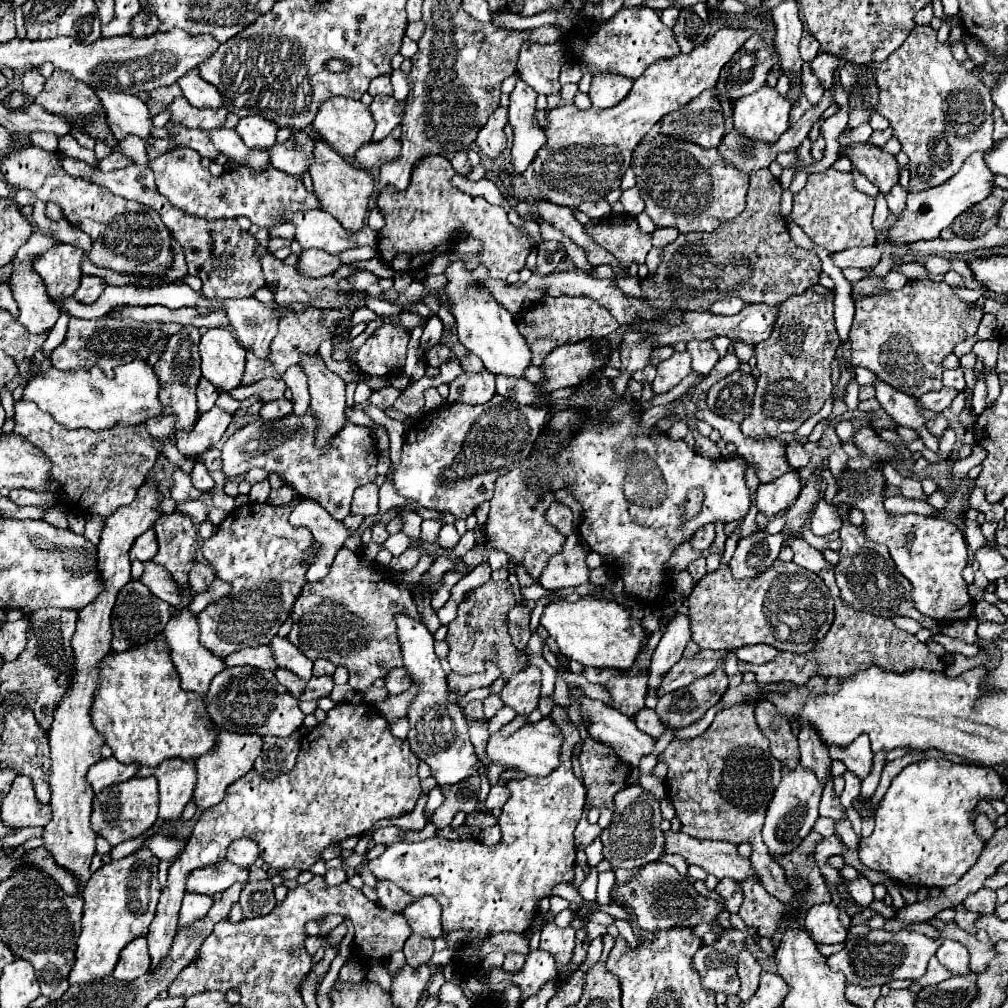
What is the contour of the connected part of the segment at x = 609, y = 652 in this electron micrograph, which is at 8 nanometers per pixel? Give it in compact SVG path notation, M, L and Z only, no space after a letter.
M578 598L576 602L552 602L544 608L540 624L556 638L556 644L566 658L578 660L584 666L606 666L618 670L628 670L634 664L638 650L648 636L644 626L630 616L630 610L608 600Z

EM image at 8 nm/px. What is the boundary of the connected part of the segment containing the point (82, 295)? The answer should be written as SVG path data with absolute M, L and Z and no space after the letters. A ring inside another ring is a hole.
M82 276L82 282L80 282L74 298L82 304L94 304L98 300L98 294L102 294L104 288L106 288L106 282L102 282L102 278Z

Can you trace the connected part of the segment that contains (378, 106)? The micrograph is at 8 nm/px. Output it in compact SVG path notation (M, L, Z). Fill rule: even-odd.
M374 96L374 102L370 104L370 112L376 122L372 140L380 142L402 122L404 102L396 102L392 96Z

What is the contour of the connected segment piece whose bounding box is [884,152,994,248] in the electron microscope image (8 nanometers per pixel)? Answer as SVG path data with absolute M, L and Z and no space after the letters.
M984 152L970 154L968 160L964 162L964 166L958 170L958 174L954 174L944 184L922 190L922 192L908 192L906 206L904 206L902 214L896 218L896 222L886 230L884 242L892 248L904 248L918 240L938 238L940 232L954 222L954 218L958 218L964 210L978 204L980 200L984 200L990 194L992 176L994 174L988 170L988 166L984 162Z

